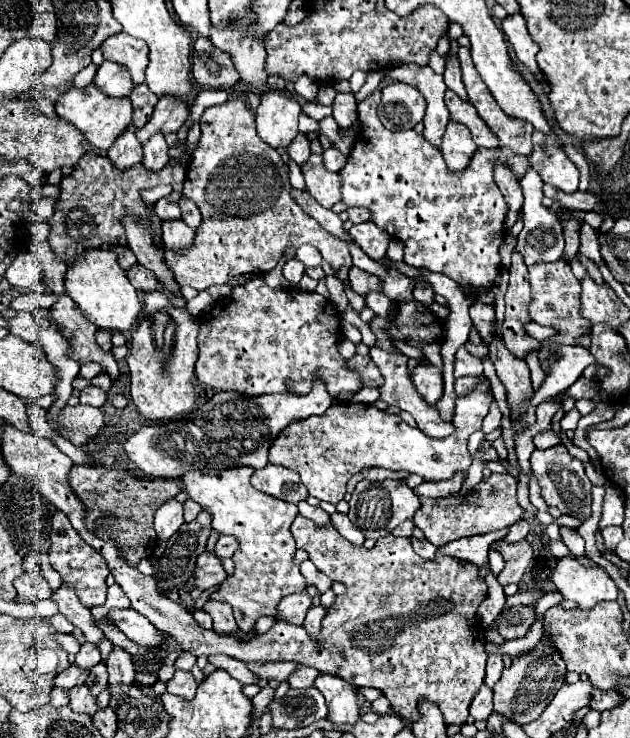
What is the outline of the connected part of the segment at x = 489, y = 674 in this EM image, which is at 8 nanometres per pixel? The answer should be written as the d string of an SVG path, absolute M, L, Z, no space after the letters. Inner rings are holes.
M490 653L490 657L488 657L488 665L486 665L486 679L484 679L484 683L486 683L488 687L494 687L496 681L500 679L502 669L504 669L502 655L500 655L500 653Z

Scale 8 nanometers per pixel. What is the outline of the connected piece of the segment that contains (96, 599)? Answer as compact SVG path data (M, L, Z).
M82 563L84 567L78 571L58 571L64 583L72 583L76 587L76 595L86 607L102 605L106 601L106 577L110 575L108 565L98 563Z

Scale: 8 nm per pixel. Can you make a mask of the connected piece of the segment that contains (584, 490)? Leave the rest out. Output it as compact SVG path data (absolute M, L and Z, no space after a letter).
M556 445L552 449L546 451L534 451L530 457L530 465L534 475L538 477L540 489L542 489L542 497L546 501L548 507L556 507L560 509L560 513L574 513L576 517L588 517L590 515L590 491L592 491L592 483L584 473L584 463L576 457L572 457L566 449L566 445Z

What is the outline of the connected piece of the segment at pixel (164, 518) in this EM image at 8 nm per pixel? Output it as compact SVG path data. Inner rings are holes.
M176 499L166 501L166 503L156 511L156 517L154 517L154 527L156 527L158 539L160 539L160 541L170 539L170 537L180 529L182 523L184 523L182 503L176 501Z

